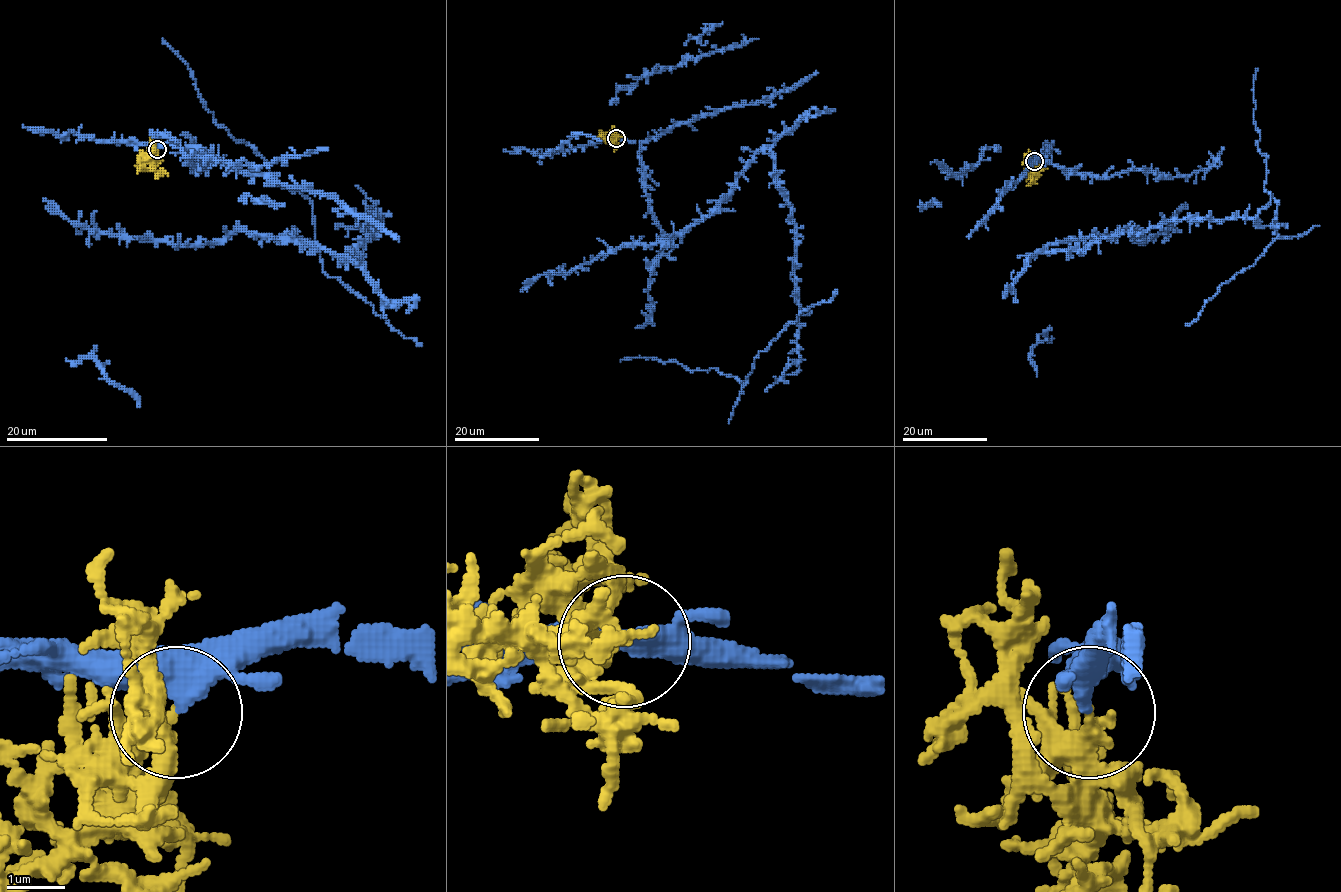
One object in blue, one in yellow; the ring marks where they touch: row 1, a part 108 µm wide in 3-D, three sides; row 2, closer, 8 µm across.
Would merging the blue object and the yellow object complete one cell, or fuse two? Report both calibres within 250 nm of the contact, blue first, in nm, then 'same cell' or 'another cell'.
calibres 360 and 320 nm; another cell

